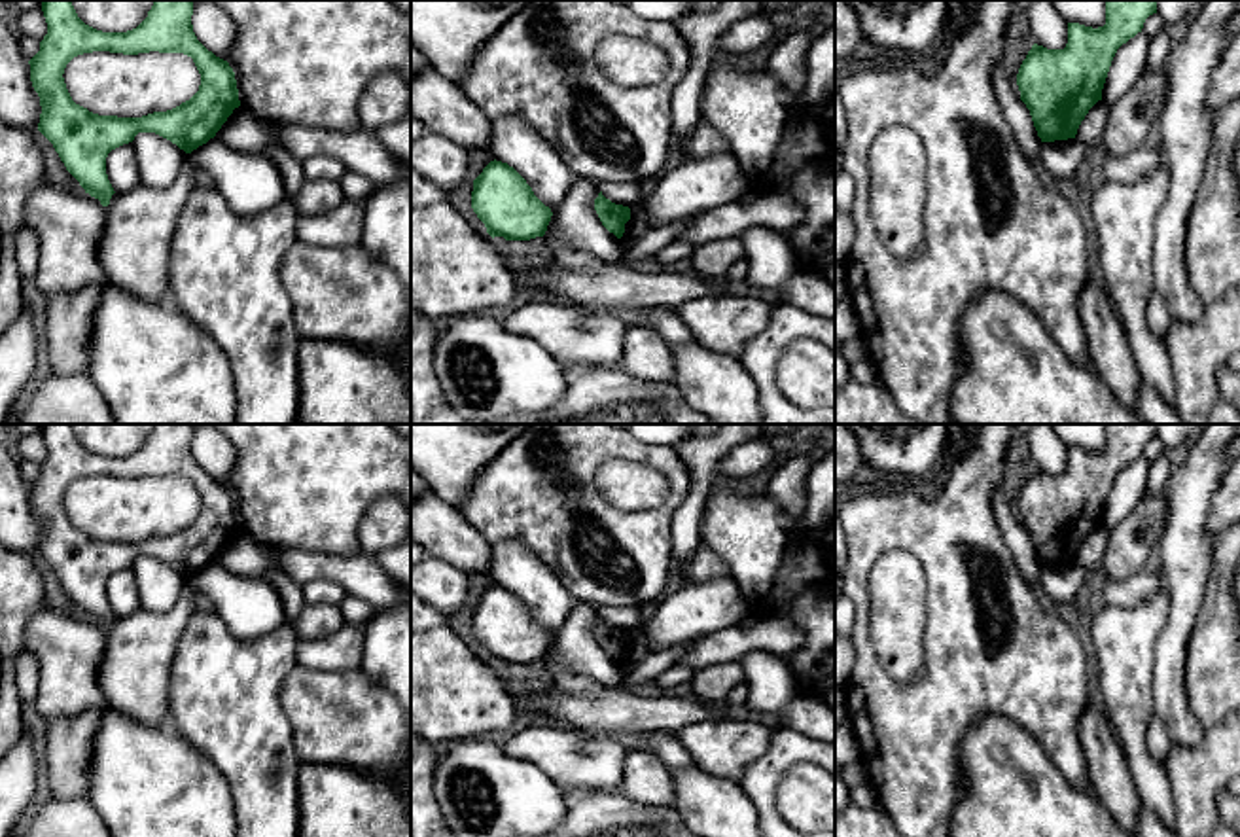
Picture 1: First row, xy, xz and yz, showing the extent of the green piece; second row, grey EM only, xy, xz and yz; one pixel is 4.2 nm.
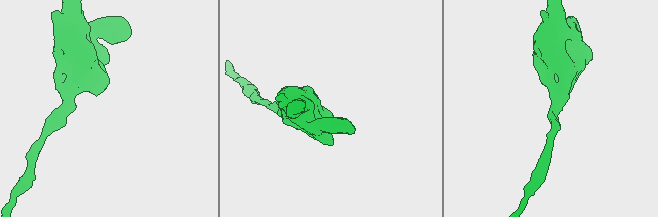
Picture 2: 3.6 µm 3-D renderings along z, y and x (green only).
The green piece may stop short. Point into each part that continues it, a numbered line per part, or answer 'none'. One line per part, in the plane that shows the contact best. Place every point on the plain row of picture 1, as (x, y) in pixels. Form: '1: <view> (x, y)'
none

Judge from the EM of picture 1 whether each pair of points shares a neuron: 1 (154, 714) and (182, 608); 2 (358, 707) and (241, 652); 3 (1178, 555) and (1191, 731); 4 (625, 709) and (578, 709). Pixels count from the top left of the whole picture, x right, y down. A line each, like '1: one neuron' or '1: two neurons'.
1: one neuron
2: two neurons
3: one neuron
4: one neuron

